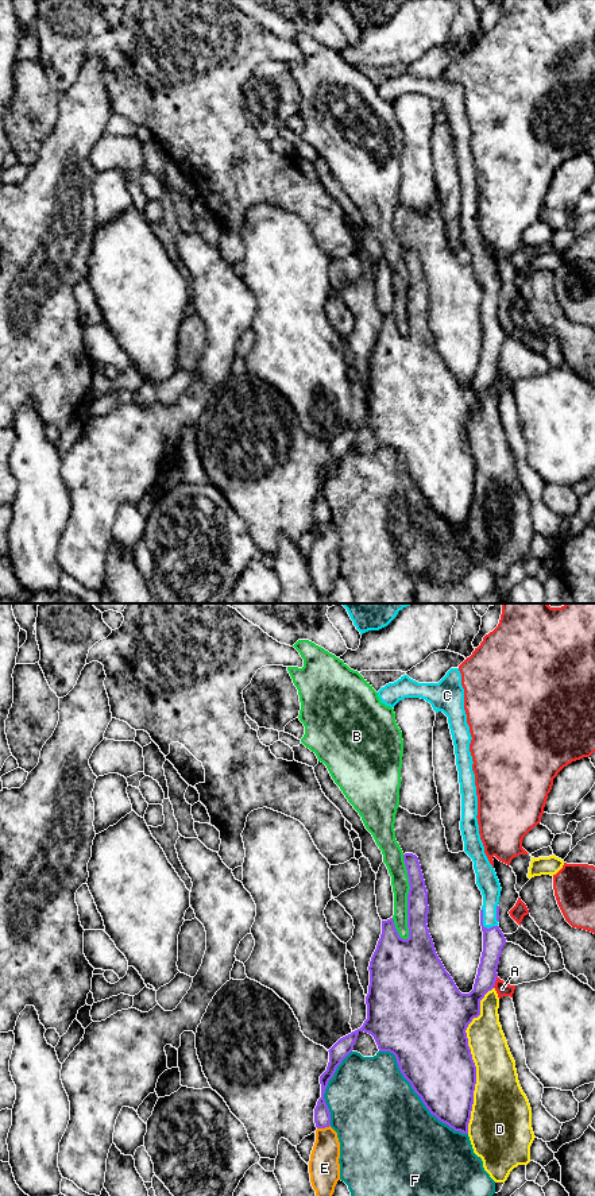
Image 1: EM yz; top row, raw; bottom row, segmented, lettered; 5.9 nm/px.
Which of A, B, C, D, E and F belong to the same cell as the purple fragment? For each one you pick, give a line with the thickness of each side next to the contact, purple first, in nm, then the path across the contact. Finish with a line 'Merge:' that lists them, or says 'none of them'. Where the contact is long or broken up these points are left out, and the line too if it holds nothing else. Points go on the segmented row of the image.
Merge: none of them

